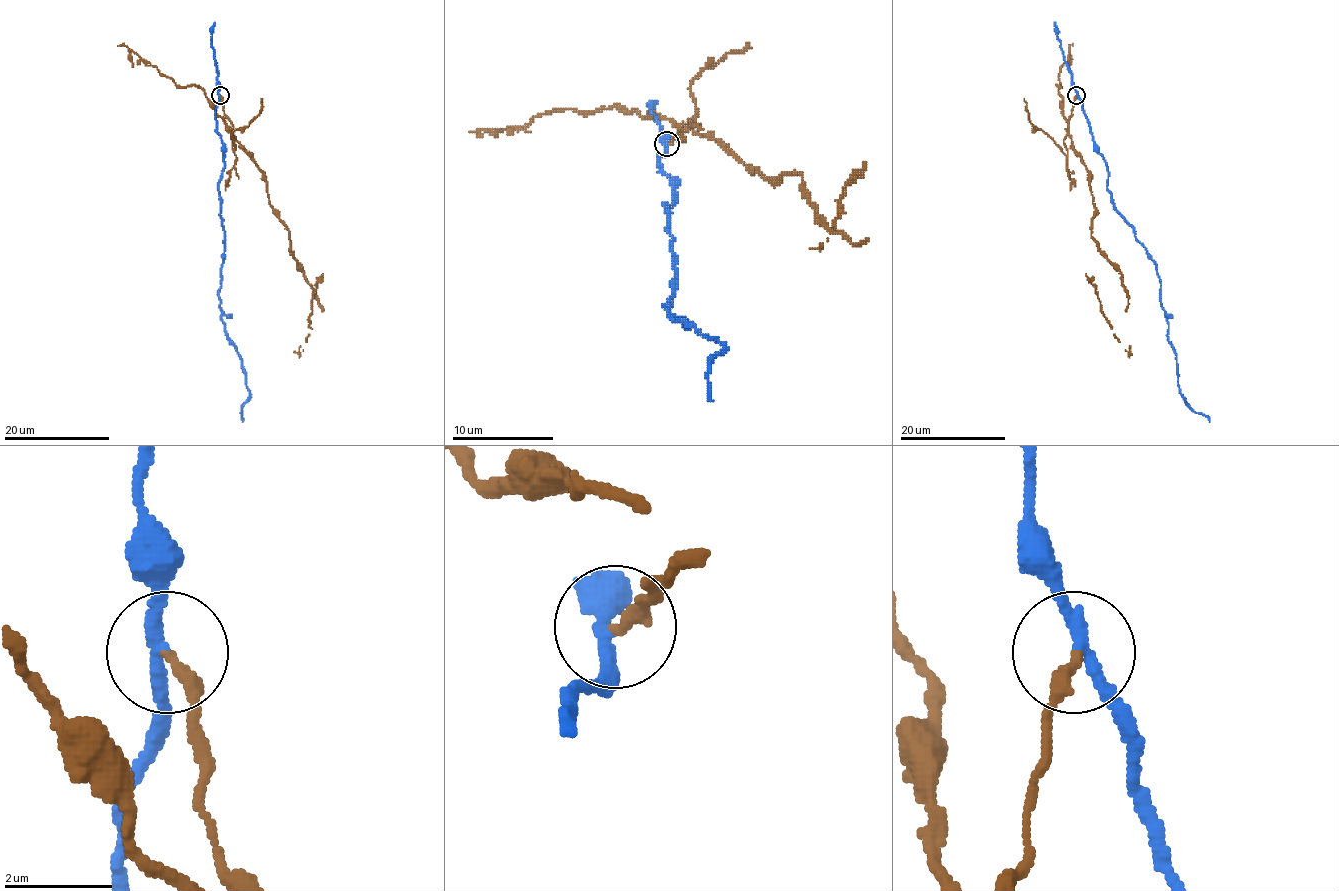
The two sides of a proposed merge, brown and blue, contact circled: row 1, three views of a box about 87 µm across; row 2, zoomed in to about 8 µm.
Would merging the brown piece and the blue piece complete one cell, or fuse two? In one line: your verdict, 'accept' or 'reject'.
reject

